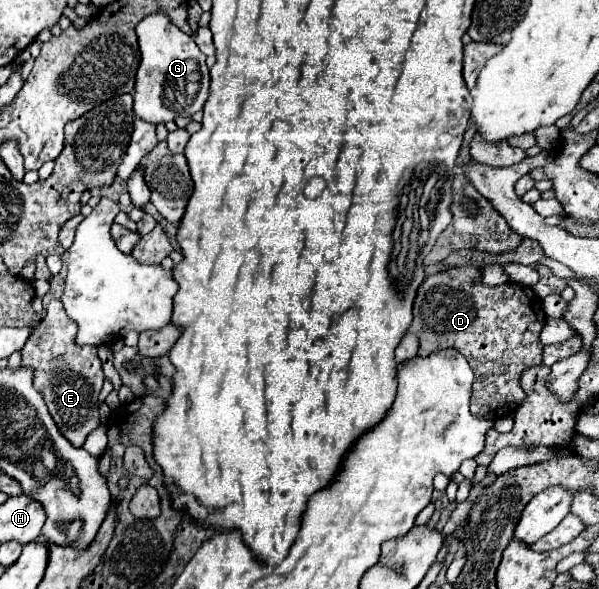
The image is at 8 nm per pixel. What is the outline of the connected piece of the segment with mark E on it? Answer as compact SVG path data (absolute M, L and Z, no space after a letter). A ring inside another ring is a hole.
M53 299L47 307L45 317L21 349L21 365L33 367L33 385L43 395L43 401L65 439L75 447L83 447L87 435L99 425L97 397L105 377L101 369L101 359L97 357L97 347L79 347L75 343L75 335L75 321L67 317L63 303L59 299Z

